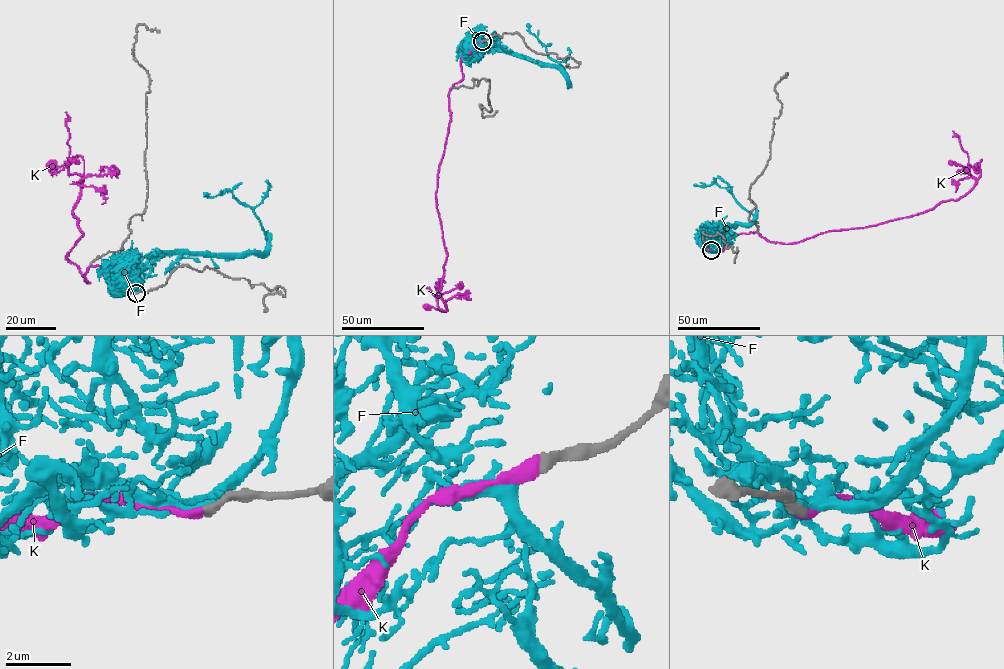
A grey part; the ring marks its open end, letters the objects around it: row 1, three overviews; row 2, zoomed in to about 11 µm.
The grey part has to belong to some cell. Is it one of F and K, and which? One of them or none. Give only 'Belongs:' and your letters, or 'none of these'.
Belongs: K

